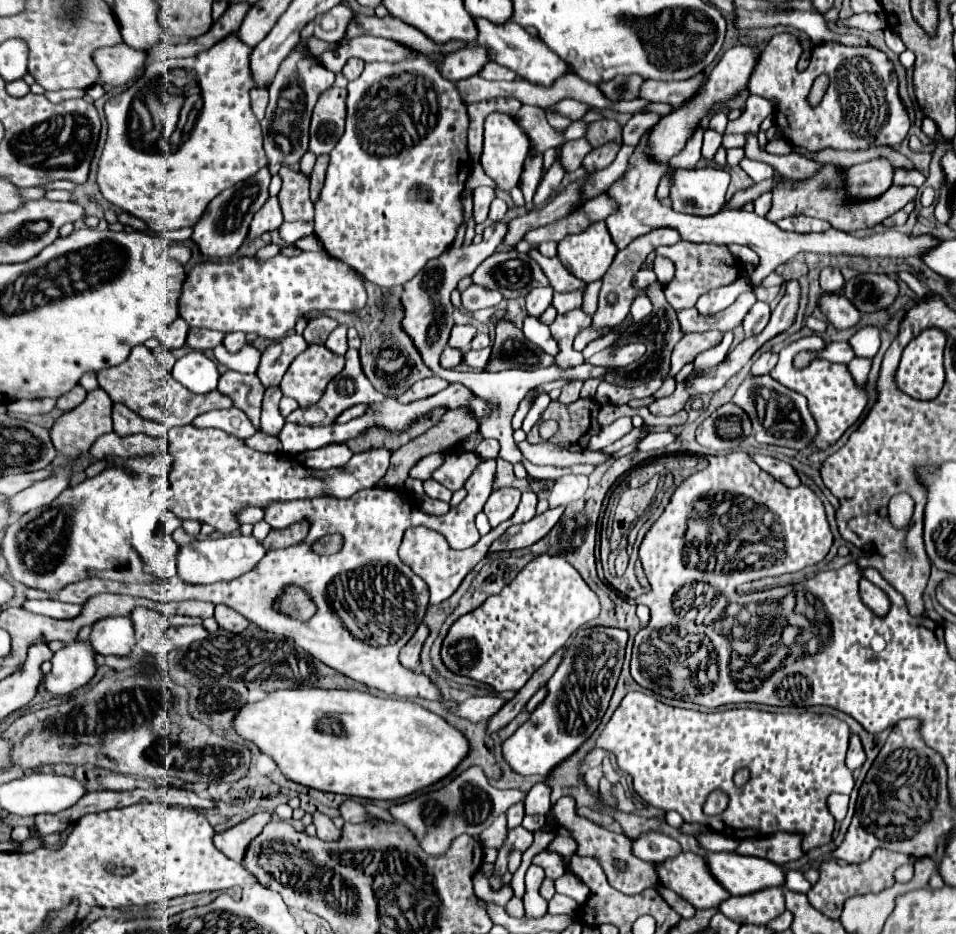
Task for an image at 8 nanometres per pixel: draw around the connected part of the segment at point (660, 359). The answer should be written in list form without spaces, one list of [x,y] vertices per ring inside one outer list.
[[[654,282],[654,284],[646,286],[644,290],[646,290],[646,296],[650,298],[650,302],[654,304],[654,310],[652,310],[650,316],[646,316],[646,318],[640,320],[638,324],[632,324],[630,330],[622,334],[622,340],[620,340],[620,342],[642,342],[642,344],[646,344],[646,354],[644,354],[638,362],[634,362],[634,364],[630,364],[630,366],[624,366],[624,368],[618,368],[618,370],[614,370],[612,374],[606,374],[604,378],[598,378],[598,380],[586,380],[584,386],[582,386],[580,396],[584,396],[584,398],[594,398],[594,394],[596,394],[596,386],[598,386],[602,380],[608,380],[608,382],[618,384],[618,382],[622,382],[622,380],[630,380],[630,382],[632,382],[632,380],[660,378],[660,380],[664,380],[664,384],[662,384],[662,388],[654,394],[654,398],[668,396],[668,394],[674,392],[676,380],[674,380],[674,376],[670,376],[670,354],[672,354],[676,342],[684,336],[684,332],[682,332],[682,328],[678,328],[678,316],[676,316],[674,308],[670,308],[670,304],[668,304],[666,298],[664,298],[662,284],[660,284],[660,282]]]

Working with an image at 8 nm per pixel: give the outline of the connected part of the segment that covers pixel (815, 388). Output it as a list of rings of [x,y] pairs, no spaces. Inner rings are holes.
[[[813,333],[804,338],[794,340],[792,344],[784,346],[780,350],[780,360],[774,366],[774,370],[770,372],[770,376],[774,380],[778,380],[780,384],[784,384],[786,388],[792,388],[794,392],[802,394],[808,398],[808,408],[818,424],[818,434],[816,440],[812,440],[810,448],[812,450],[826,450],[830,448],[834,442],[838,442],[838,438],[844,434],[844,430],[848,430],[864,412],[866,404],[868,404],[868,392],[866,392],[866,384],[856,384],[856,380],[852,378],[852,374],[848,372],[846,364],[834,364],[834,362],[826,362],[826,360],[814,360],[808,368],[804,370],[796,370],[792,366],[792,358],[796,356],[796,352],[800,350],[821,350],[824,348],[823,339]]]

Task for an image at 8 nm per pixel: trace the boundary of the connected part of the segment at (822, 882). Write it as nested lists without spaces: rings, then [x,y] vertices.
[[[876,848],[866,862],[848,864],[844,868],[838,866],[836,862],[832,862],[832,860],[830,862],[824,862],[820,866],[820,880],[808,892],[808,900],[810,900],[810,904],[816,910],[820,910],[822,914],[826,914],[828,918],[838,918],[844,902],[850,896],[868,894],[868,892],[880,892],[884,888],[890,888],[894,884],[894,870],[898,866],[902,866],[902,864],[914,864],[914,858],[912,856],[906,856],[906,854],[900,854],[900,852],[886,850],[886,848],[880,848],[880,850]]]

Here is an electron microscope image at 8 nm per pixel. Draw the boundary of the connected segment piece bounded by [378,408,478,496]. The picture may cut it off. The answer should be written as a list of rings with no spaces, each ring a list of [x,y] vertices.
[[[450,408],[450,412],[446,412],[442,416],[442,420],[430,428],[428,432],[424,432],[422,436],[410,440],[408,444],[404,444],[402,448],[398,448],[392,458],[390,458],[390,466],[386,470],[386,476],[380,480],[378,486],[382,488],[394,488],[394,490],[400,490],[402,496],[406,496],[404,492],[404,480],[408,478],[408,470],[412,468],[412,464],[416,464],[416,460],[420,460],[422,456],[426,454],[432,454],[432,452],[440,452],[440,454],[446,454],[454,448],[454,444],[458,444],[460,440],[464,440],[466,436],[474,434],[478,430],[478,422],[474,420],[474,416],[470,416],[470,408]]]

